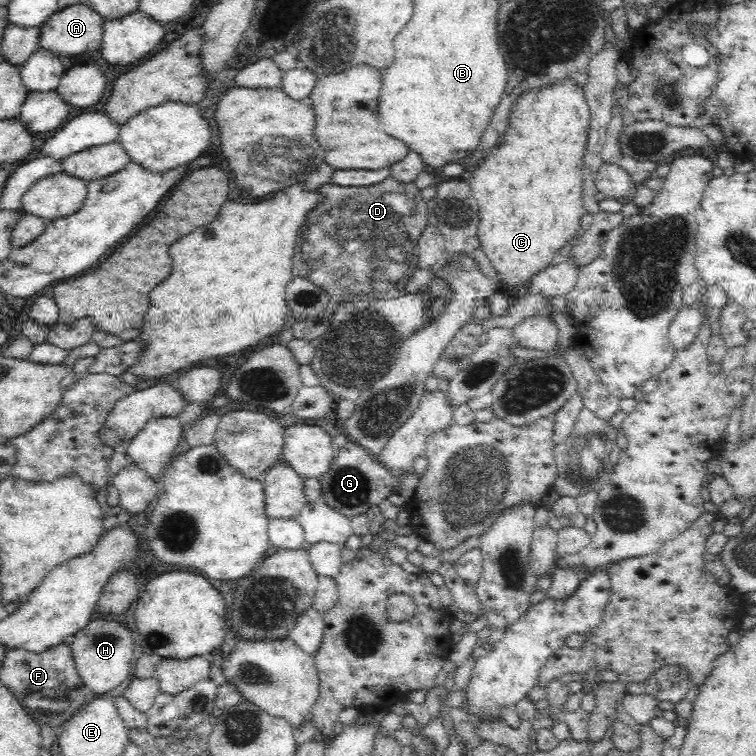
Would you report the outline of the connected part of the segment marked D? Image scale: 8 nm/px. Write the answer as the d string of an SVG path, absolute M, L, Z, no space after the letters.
M390 175L384 182L379 182L375 185L365 186L365 187L353 187L353 186L338 186L337 184L326 183L318 188L323 194L326 194L326 198L322 200L314 208L315 210L306 219L305 226L302 232L299 234L297 239L297 245L294 260L294 276L298 275L304 278L310 279L314 284L324 287L330 293L332 305L337 306L342 301L349 300L364 300L364 302L370 302L371 300L388 300L389 298L396 298L402 294L405 282L408 277L417 269L417 245L416 242L420 238L422 232L427 228L427 201L422 197L420 189L412 182L400 182L400 180L392 177Z

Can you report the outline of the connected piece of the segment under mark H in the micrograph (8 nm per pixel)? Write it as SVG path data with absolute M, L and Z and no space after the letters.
M96 620L76 631L68 640L78 674L89 695L90 692L106 694L130 676L133 670L134 650L138 649L138 642L134 640L132 633L118 622Z

